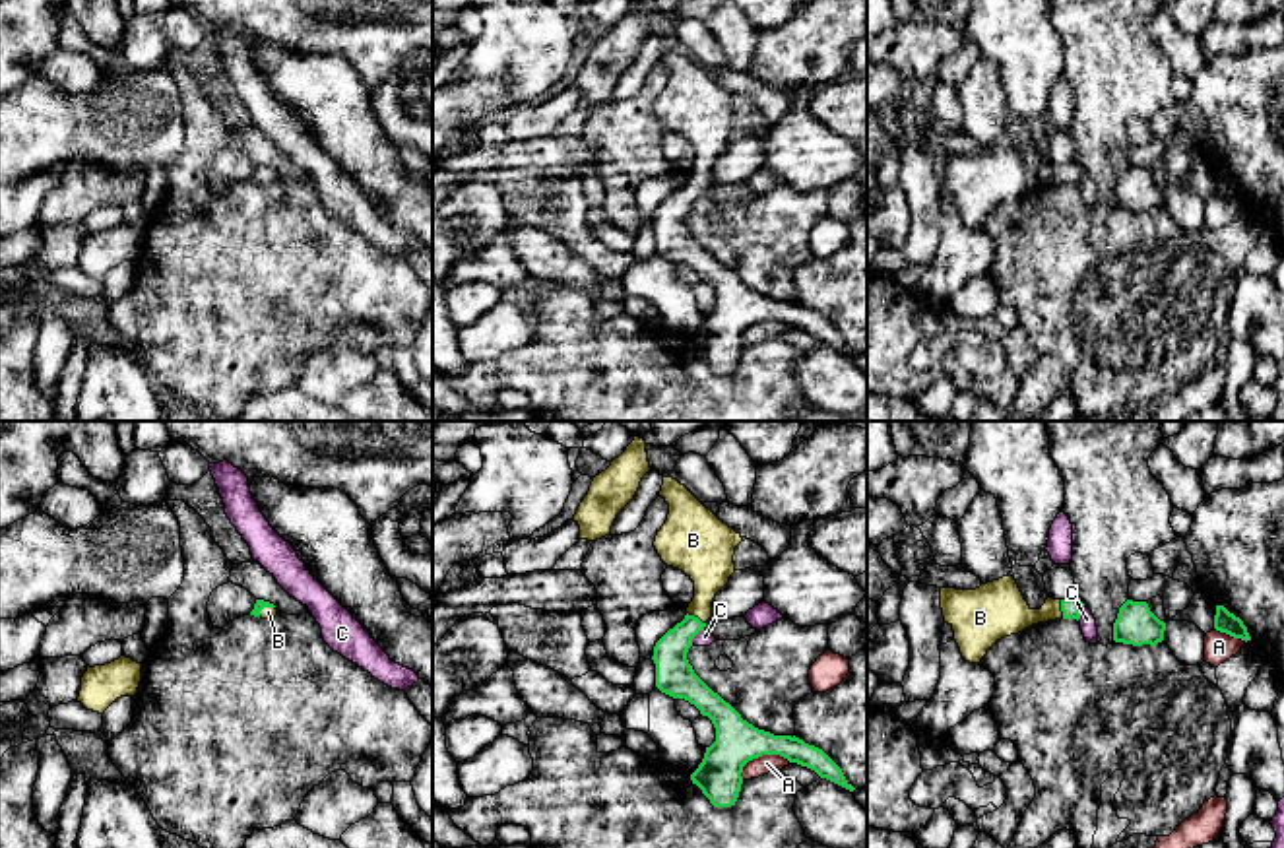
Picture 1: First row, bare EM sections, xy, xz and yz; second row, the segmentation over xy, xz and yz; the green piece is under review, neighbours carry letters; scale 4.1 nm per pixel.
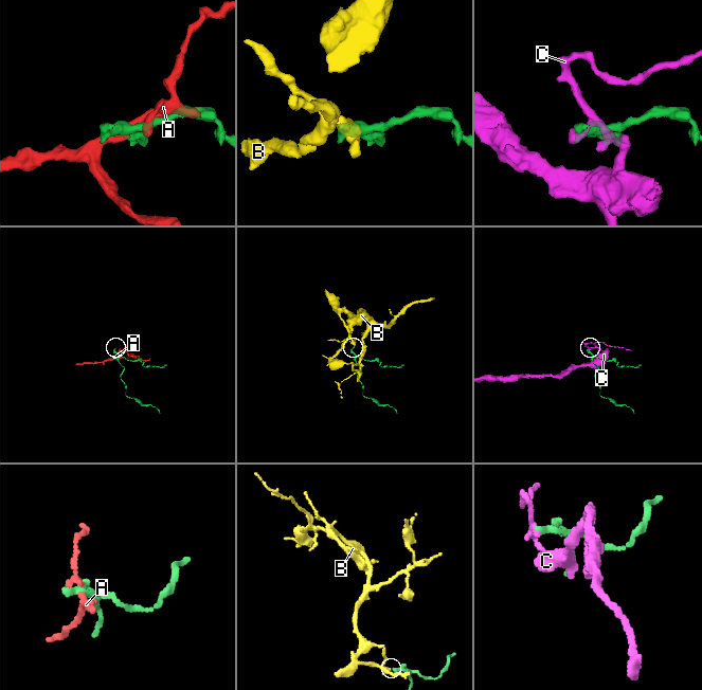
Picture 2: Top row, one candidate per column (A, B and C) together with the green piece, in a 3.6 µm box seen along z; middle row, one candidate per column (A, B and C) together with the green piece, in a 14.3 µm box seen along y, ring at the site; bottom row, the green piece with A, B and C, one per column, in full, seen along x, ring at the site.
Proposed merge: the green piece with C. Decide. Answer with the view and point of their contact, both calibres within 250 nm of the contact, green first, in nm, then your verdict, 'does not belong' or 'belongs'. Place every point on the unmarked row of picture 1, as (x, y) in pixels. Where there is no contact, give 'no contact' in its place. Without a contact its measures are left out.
contact xz (697, 198); calibres 160 and 70 nm; does not belong

